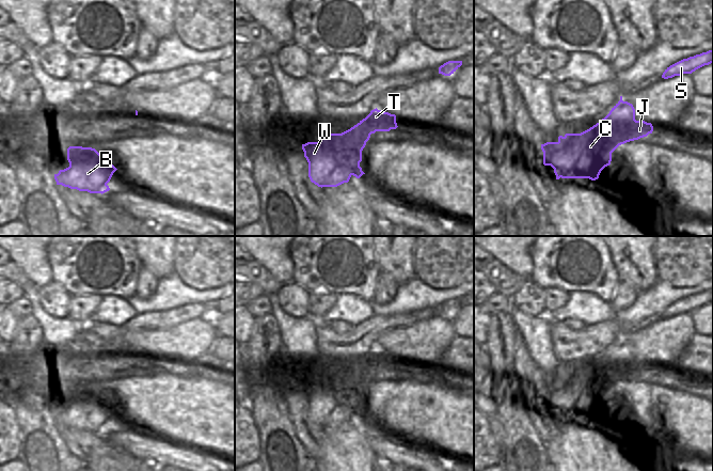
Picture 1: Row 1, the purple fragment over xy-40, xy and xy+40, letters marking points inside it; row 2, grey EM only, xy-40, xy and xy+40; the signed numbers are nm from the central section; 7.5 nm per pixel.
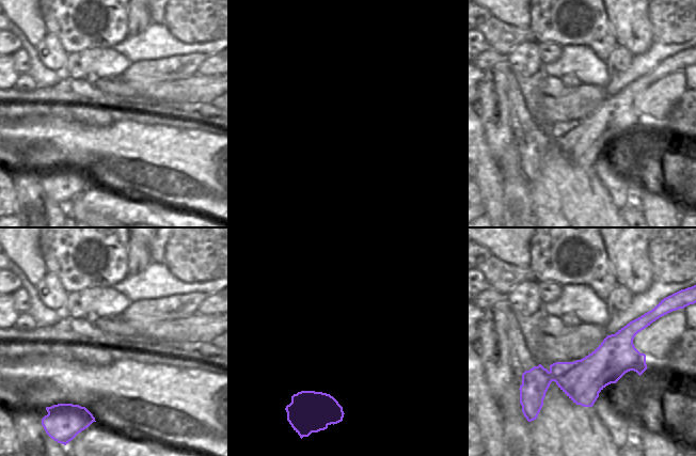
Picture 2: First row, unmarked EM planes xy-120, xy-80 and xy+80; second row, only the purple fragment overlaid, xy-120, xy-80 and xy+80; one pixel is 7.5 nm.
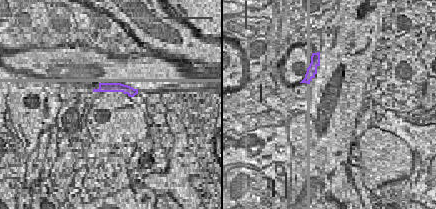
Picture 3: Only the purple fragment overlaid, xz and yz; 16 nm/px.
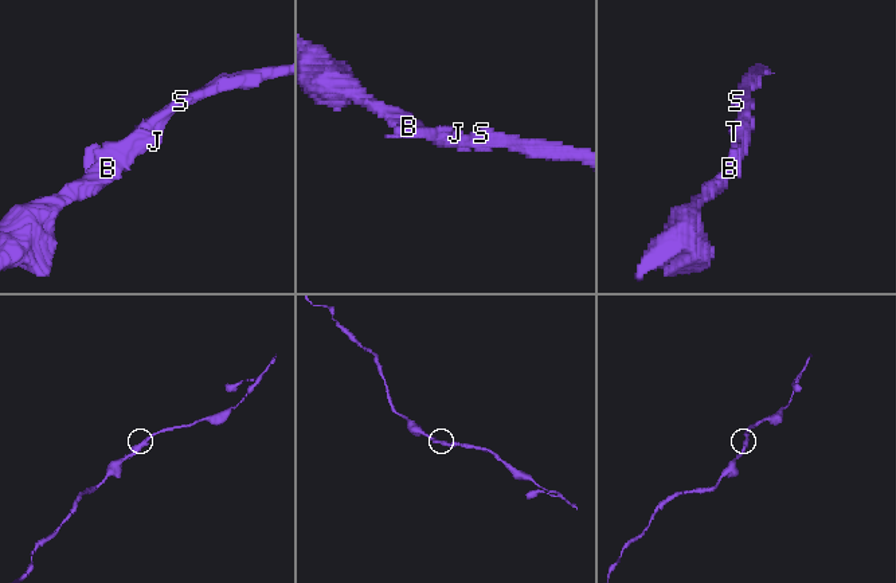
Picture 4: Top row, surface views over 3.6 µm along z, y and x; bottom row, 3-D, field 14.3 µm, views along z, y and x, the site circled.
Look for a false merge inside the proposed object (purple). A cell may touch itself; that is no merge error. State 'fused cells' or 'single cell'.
single cell

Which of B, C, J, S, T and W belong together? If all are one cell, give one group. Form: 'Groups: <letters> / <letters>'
Groups: B C J S T W.

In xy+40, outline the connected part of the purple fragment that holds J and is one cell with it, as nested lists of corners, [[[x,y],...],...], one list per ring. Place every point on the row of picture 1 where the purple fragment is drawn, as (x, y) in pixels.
[[[620,100],[612,108],[609,113],[596,125],[581,134],[566,134],[559,136],[557,142],[541,144],[543,164],[554,169],[556,179],[561,178],[589,178],[596,180],[601,171],[611,164],[612,153],[621,144],[638,140],[652,134],[651,123],[635,120],[635,109],[632,104]]]

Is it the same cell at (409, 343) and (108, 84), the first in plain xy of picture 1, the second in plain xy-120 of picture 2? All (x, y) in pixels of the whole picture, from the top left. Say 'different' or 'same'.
same

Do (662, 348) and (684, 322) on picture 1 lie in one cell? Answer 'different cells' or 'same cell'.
same cell

